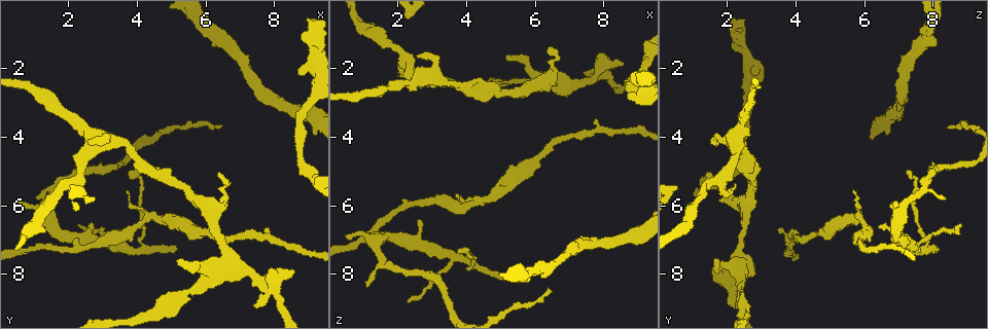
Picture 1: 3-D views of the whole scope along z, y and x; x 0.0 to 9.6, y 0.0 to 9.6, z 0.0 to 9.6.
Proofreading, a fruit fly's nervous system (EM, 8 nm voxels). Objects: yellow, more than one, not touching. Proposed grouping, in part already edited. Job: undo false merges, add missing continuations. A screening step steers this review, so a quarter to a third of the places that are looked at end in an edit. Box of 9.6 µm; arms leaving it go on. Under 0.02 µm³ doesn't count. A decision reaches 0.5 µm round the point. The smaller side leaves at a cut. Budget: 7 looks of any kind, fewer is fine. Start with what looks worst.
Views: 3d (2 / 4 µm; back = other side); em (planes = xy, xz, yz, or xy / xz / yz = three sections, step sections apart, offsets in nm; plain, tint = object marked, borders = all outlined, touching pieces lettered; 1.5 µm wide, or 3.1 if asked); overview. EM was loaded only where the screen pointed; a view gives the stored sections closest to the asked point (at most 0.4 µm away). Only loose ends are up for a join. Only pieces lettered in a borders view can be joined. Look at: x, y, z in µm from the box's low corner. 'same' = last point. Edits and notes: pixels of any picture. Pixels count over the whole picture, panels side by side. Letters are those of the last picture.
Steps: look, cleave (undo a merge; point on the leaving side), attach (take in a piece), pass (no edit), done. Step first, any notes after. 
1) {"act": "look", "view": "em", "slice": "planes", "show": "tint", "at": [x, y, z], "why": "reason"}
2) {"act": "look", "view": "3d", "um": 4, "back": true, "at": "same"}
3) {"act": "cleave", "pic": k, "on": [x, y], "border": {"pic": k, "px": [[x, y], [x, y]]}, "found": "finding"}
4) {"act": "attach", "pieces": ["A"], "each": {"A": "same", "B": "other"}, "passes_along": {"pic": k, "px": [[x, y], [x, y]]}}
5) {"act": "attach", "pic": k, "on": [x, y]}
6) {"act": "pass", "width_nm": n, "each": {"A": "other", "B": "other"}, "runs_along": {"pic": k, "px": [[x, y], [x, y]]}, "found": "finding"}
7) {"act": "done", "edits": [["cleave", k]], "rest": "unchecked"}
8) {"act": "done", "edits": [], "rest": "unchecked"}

{"act": "look", "view": "3d", "um": 2, "at": [8.95, 1.05, 2.15], "why": "branch stops here"}

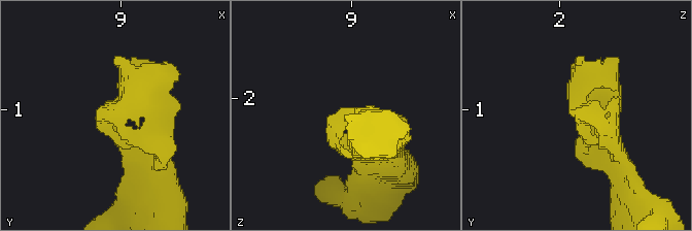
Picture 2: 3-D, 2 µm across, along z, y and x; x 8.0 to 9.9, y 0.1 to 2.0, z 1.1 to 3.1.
{"act": "look", "view": "em", "slice": "planes", "show": "tint", "at": [8.90, 1.08, 2.14]}

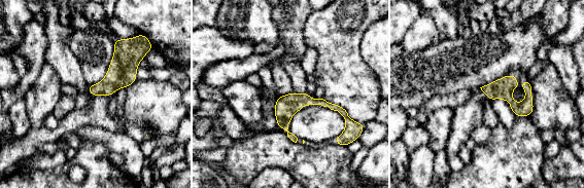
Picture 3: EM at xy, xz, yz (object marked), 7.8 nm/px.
{"act": "look", "view": "em", "slice": "planes", "show": "borders", "at": "same", "why": "what lies round it"}

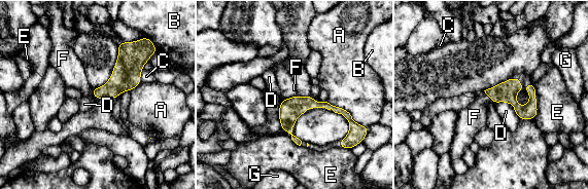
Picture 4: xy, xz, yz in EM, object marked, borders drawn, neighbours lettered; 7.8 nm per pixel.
{"act": "pass", "longest_contact_nm": ["A", 320], "each": {"A": "other", "B": "other", "C": "other", "D": "other", "E": "other", "F": "other", "G": "other"}, "border": {"pic": 4, "px": [[91, 88], [92, 95], [97, 100]]}, "found": "no lettered piece goes on from it"}

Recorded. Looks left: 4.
{"act": "look", "view": "3d", "um": 2, "at": [5.15, 7.20, 8.15], "why": "branch stops here"}

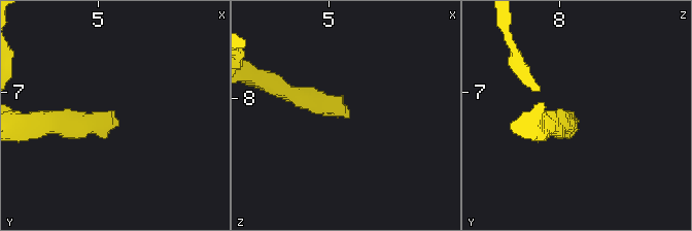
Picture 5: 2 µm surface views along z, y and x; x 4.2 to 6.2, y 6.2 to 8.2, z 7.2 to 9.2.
{"act": "look", "view": "em", "slice": "planes", "show": "tint", "at": [5.16, 7.22, 8.12], "why": "now the EM"}

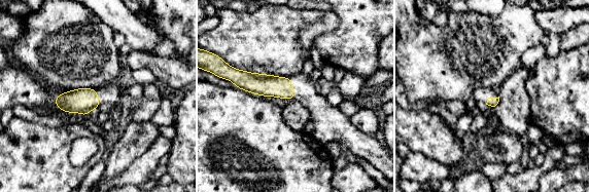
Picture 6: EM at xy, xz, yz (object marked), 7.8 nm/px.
{"act": "look", "view": "em", "slice": "planes", "show": "borders", "at": "same"}

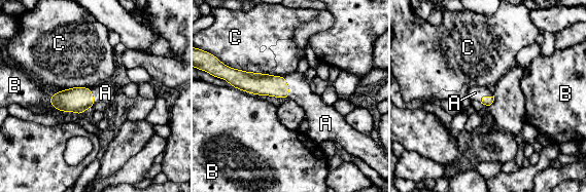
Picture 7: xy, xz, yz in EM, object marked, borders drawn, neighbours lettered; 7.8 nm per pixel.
{"act": "attach", "pieces": ["A"], "each": {"A": "same", "B": "other", "C": "other"}, "passes_along": {"pic": 7, "px": [[257, 83], [288, 87], [301, 92]]}, "found": "the cell continues"}

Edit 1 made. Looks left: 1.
{"act": "done", "edits": [["attach", 7]], "rest": "unchecked"}

